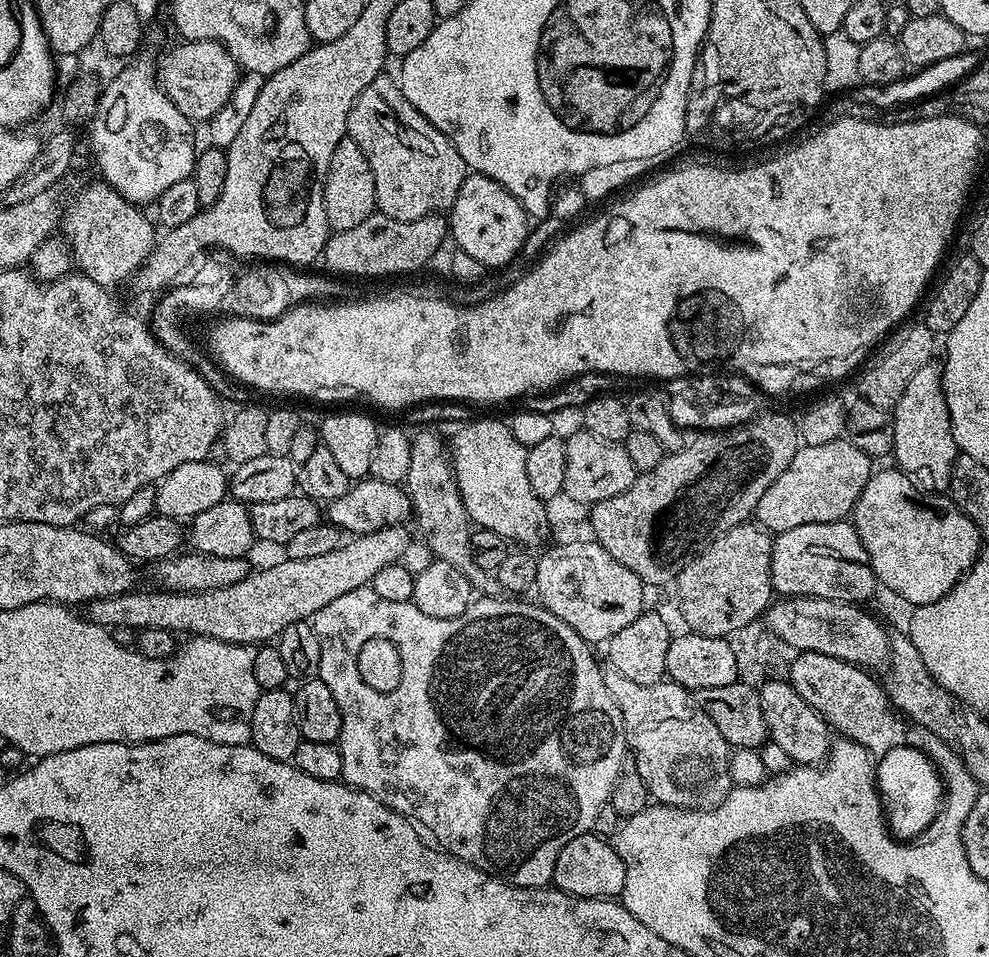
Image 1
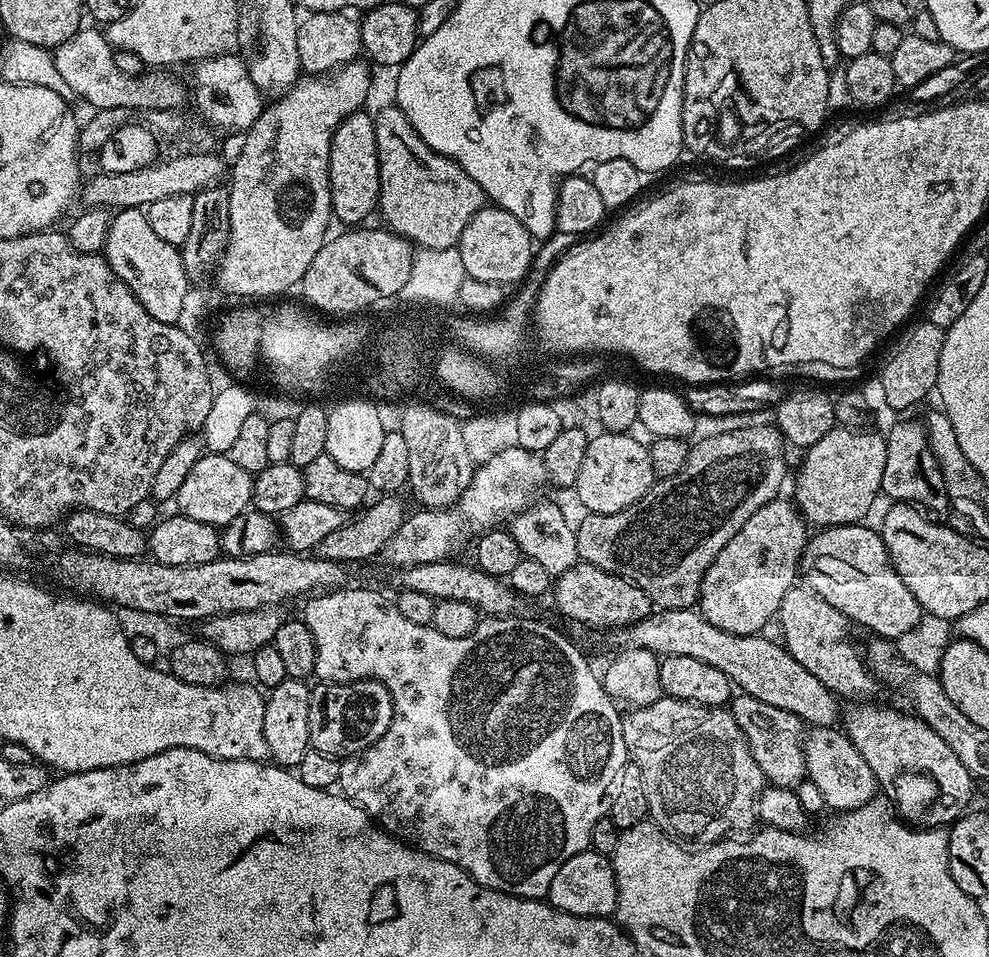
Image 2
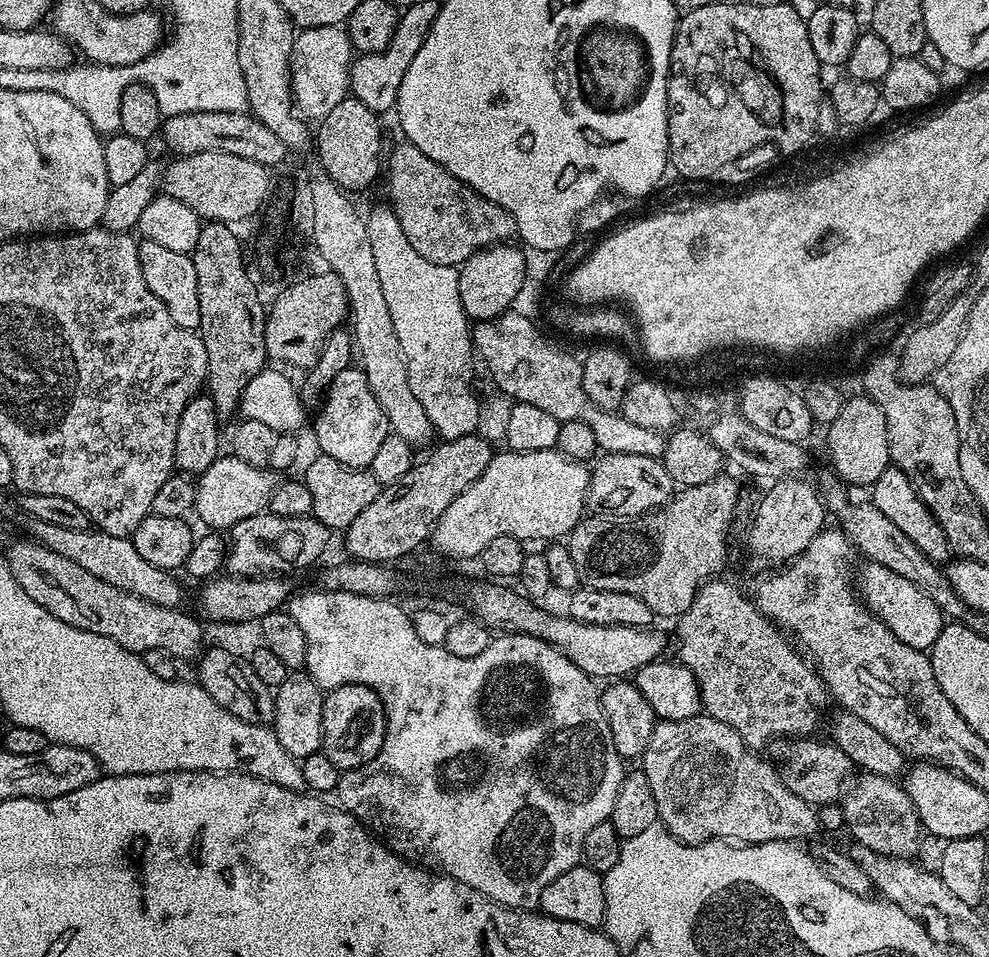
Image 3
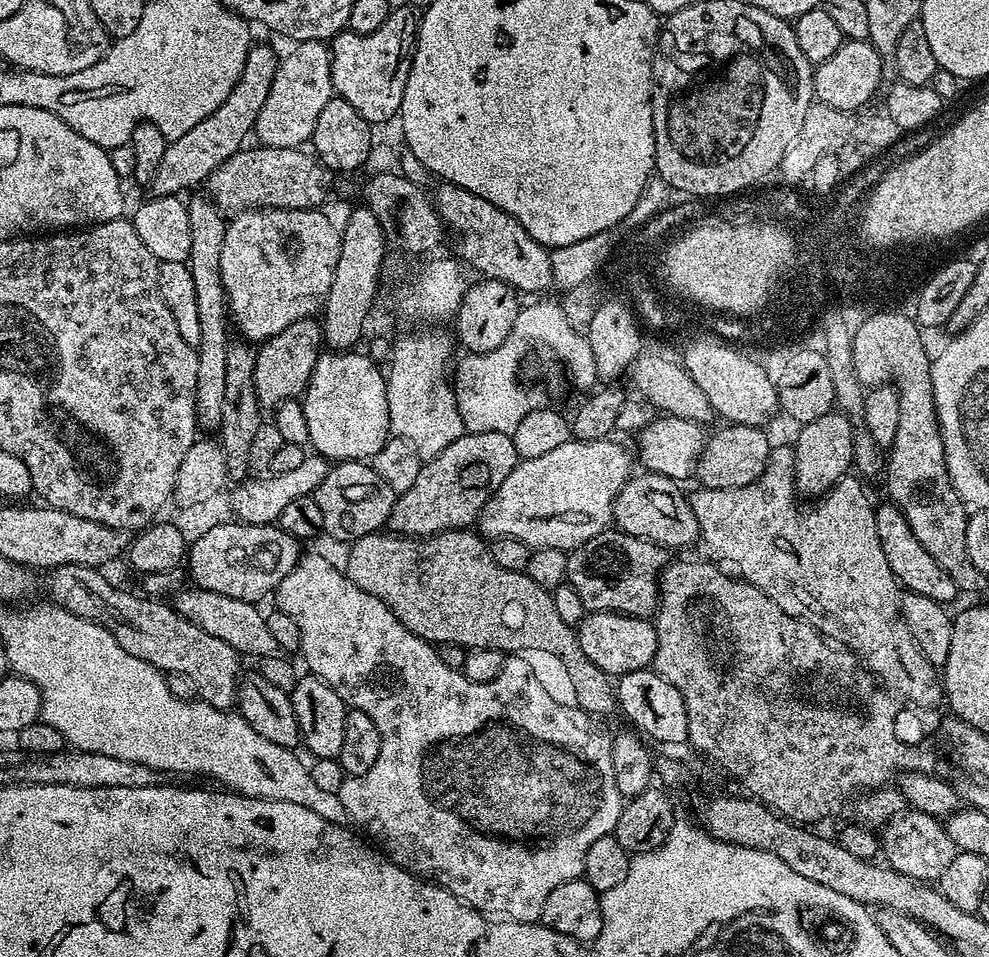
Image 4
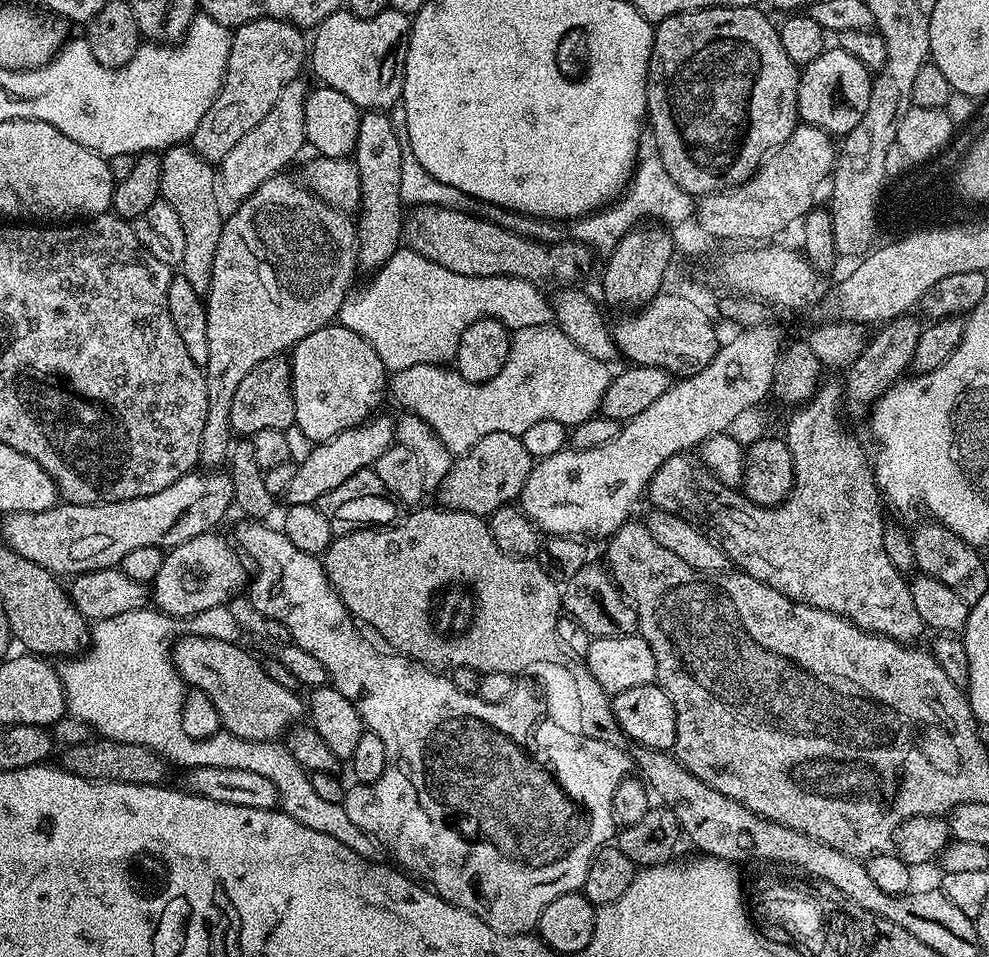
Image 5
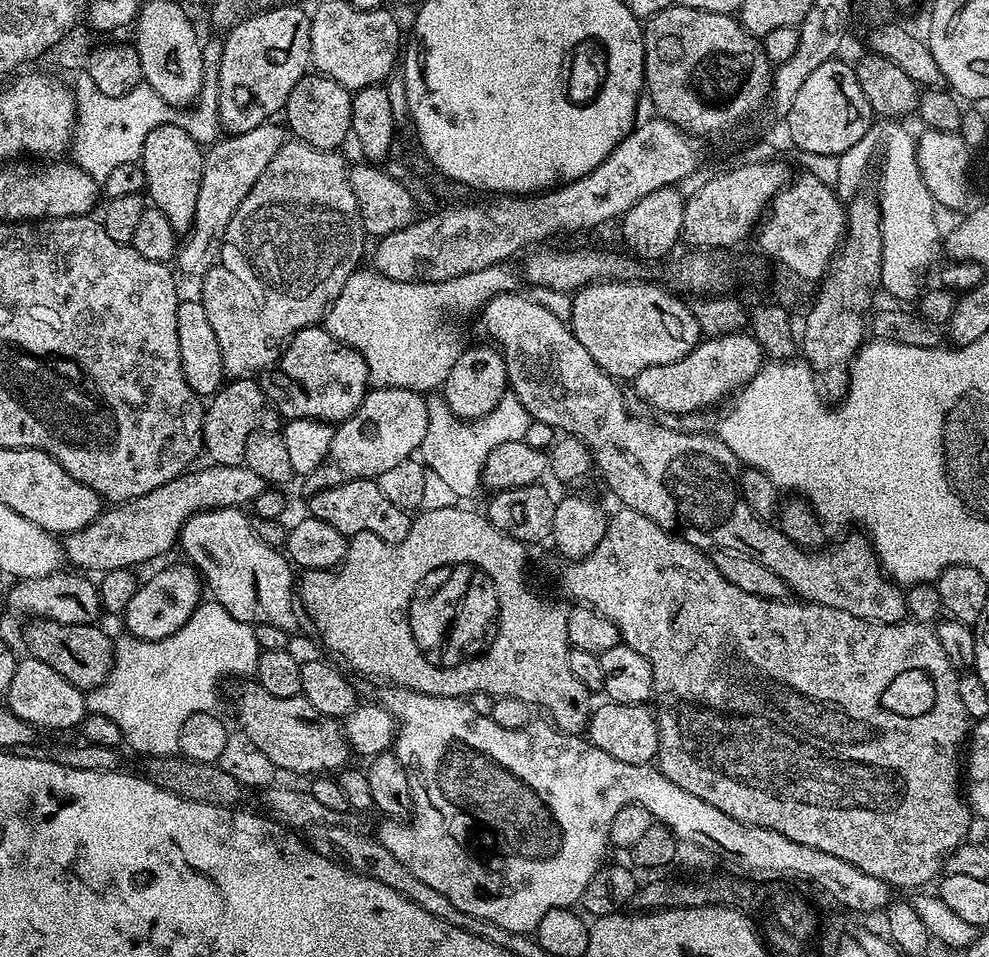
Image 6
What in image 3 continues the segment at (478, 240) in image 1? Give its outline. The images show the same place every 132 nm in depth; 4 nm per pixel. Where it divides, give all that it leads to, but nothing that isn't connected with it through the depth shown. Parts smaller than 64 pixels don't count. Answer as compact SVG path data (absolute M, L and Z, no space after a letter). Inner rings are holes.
M512 242L491 244L489 248L483 248L482 251L473 254L464 264L459 265L458 289L462 300L462 310L465 311L469 321L494 319L511 309L514 298L522 287L523 275L526 274L523 251L519 247L516 249L514 245L515 243Z

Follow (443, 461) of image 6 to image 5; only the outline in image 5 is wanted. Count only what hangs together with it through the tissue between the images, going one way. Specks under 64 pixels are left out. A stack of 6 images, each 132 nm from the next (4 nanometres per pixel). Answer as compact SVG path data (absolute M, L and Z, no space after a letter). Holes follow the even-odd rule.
M555 323L529 328L517 328L512 336L506 366L481 384L466 382L459 372L443 364L407 366L393 371L390 376L390 396L397 400L411 415L428 424L430 430L449 449L453 457L468 452L486 434L514 434L521 437L536 422L554 419L567 426L575 426L595 417L601 411L604 395L613 373L609 365L592 360L590 354L578 350L574 342Z

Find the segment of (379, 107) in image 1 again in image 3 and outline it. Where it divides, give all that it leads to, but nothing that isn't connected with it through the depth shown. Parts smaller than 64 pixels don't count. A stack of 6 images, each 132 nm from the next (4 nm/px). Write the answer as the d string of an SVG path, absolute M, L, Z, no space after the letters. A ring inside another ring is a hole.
M400 142L400 145L392 152L392 157L386 160L386 180L388 176L388 196L392 212L401 223L402 233L410 240L418 254L426 261L437 263L438 266L455 268L464 264L473 254L483 248L489 248L491 244L503 244L511 241L516 236L514 218L502 210L494 202L490 202L482 194L478 194L470 186L466 186L454 174L450 174L438 162L426 158L422 150L418 150L412 144Z

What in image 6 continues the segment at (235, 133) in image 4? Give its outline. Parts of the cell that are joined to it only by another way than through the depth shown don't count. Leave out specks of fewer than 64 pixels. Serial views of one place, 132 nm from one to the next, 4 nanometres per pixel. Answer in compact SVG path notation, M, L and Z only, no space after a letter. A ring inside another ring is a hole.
M288 4L285 8L272 8L269 12L260 12L257 16L249 15L227 29L220 46L220 62L215 69L214 77L220 87L219 123L229 133L254 130L260 124L267 124L272 116L281 111L290 98L290 90L309 71L312 55L310 54L310 26L312 17L306 11Z

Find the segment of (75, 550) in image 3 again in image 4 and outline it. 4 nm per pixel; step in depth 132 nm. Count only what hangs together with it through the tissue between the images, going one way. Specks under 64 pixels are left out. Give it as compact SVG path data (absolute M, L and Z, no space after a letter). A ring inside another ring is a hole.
M184 586L174 596L174 607L179 616L206 630L206 634L214 634L214 638L226 642L226 646L239 652L241 657L259 658L271 656L277 651L274 634L270 634L265 613L260 613L256 604L242 602L238 598L226 598L226 594L214 594L214 590Z

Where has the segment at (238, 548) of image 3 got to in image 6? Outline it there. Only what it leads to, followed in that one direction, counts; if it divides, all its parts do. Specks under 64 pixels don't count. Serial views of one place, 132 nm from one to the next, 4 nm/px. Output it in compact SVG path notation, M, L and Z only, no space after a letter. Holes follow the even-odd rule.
M181 562L156 572L148 581L136 589L130 606L122 614L127 635L136 636L139 640L161 640L174 634L190 618L190 614L202 603L202 576L191 564Z

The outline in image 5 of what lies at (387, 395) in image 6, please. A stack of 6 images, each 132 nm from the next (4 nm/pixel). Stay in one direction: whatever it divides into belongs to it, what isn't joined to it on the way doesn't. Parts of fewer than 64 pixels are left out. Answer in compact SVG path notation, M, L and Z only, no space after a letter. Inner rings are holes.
M373 415L371 418L358 425L357 428L342 430L334 438L323 442L313 443L309 457L296 464L294 482L290 482L286 493L289 505L316 504L334 486L342 486L346 478L354 478L354 474L371 469L386 450L397 443L395 419L388 416Z

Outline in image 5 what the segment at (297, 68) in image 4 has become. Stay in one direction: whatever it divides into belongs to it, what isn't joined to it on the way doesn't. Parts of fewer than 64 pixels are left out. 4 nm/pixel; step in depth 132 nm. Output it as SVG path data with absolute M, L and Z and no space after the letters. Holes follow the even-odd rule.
M297 78L287 84L278 94L278 102L270 106L270 114L226 154L224 160L218 164L218 184L223 195L239 202L247 198L252 191L262 182L266 182L271 176L279 176L285 171L284 168L300 151L305 151L306 141L304 139L304 107L306 98L310 91L309 85L303 84L303 79Z

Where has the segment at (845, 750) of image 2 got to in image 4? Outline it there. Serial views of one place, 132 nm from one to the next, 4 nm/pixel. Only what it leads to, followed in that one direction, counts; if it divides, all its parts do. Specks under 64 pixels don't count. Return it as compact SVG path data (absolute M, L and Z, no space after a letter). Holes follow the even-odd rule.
M915 810L905 811L903 814L895 816L893 820L889 820L887 824L883 825L878 837L887 867L915 880L925 882L939 881L946 866L950 866L950 862L954 862L958 851L956 843L950 838L947 827L937 817Z

